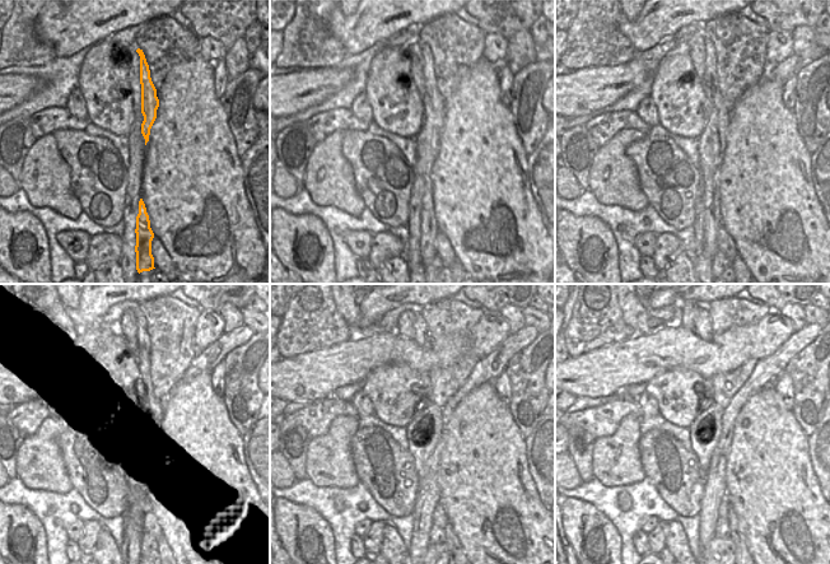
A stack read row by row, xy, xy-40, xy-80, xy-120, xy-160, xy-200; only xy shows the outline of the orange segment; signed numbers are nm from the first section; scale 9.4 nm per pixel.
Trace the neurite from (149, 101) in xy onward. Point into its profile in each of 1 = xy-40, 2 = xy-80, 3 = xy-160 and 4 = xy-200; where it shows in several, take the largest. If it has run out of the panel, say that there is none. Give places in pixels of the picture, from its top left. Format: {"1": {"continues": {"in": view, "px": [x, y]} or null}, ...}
{"1": {"continues": {"in": "xy-40", "px": [427, 141]}}, "2": {"continues": {"in": "xy-80", "px": [712, 143]}}, "3": {"continues": {"in": "xy-160", "px": [424, 430]}}, "4": {"continues": {"in": "xy-200", "px": [705, 429]}}}

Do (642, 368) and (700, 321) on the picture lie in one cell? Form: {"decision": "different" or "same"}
{"decision": "different"}

